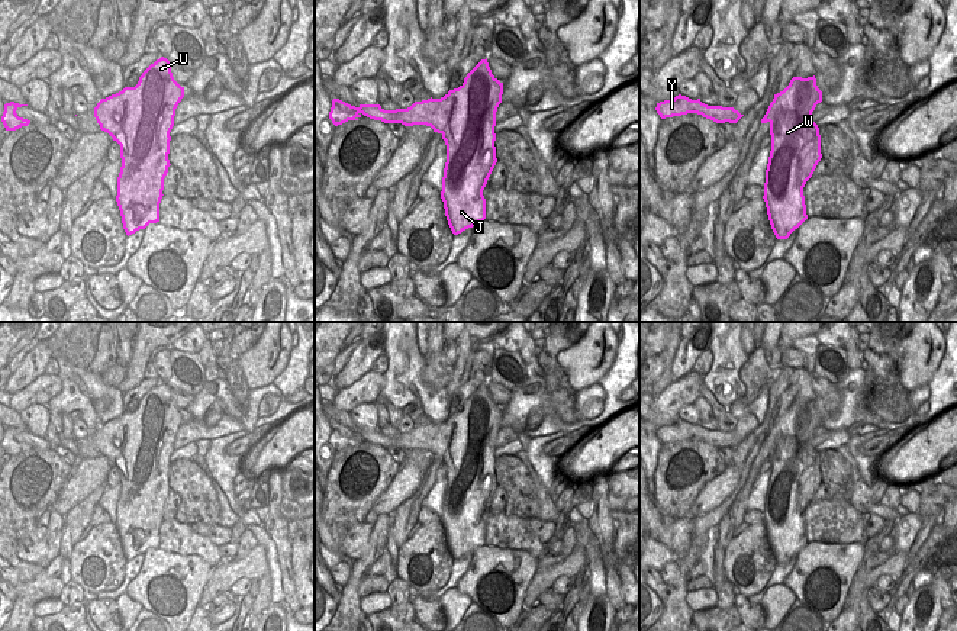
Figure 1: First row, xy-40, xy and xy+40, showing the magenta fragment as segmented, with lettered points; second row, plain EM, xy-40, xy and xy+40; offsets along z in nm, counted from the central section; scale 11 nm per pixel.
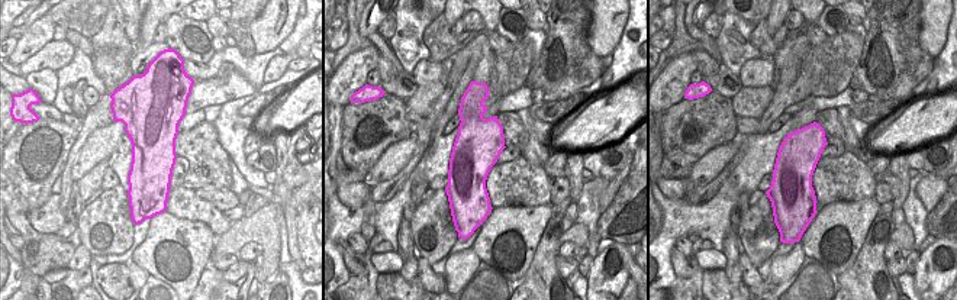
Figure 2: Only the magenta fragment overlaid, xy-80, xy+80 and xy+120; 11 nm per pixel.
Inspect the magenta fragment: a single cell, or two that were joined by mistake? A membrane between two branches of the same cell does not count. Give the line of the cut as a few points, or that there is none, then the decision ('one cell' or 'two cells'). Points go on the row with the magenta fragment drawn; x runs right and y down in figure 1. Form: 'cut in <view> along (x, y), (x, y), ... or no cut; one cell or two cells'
no cut; one cell

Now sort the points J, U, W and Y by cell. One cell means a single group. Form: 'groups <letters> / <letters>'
groups J U W Y

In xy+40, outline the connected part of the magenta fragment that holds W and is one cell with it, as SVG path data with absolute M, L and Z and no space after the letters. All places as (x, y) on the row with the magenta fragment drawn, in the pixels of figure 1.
M815 75L808 78L793 77L783 91L774 94L761 119L761 123L770 123L771 135L763 199L777 239L787 239L808 219L803 187L822 158L819 128L812 120L812 112L821 102L822 91L816 86Z

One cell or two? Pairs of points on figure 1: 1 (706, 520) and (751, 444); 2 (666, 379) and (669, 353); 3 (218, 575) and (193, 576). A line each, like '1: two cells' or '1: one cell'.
1: one cell
2: one cell
3: two cells

